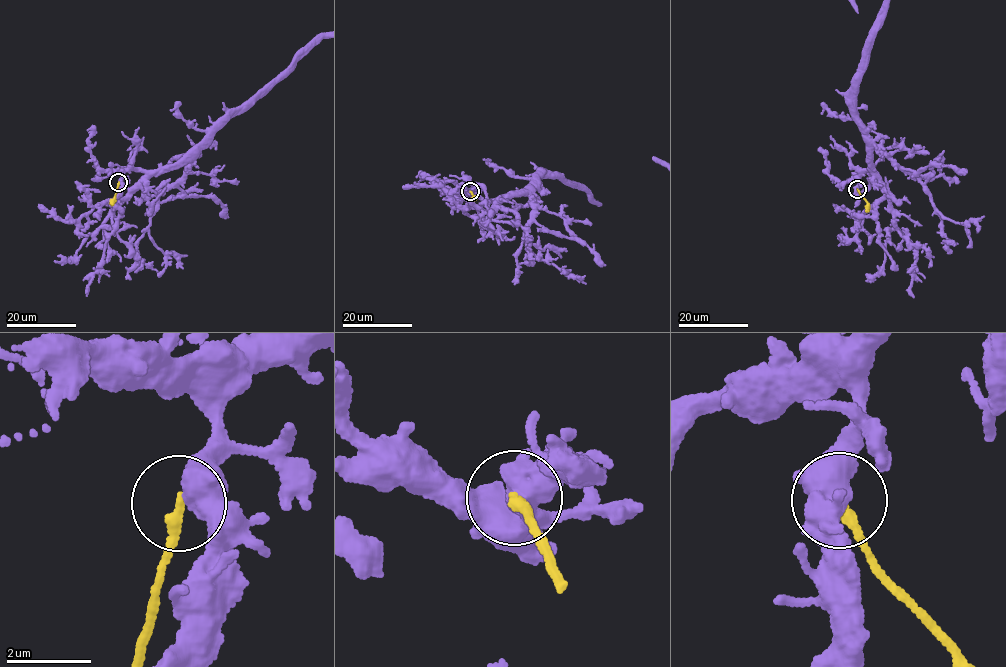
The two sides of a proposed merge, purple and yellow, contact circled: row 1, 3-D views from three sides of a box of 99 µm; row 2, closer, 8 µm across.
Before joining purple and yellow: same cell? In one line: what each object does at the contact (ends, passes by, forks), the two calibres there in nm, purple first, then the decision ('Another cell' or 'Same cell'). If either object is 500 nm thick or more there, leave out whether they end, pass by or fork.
At the ring purple forks. At the ring yellow ends. Thickness 440 nm (purple) against 240 nm. Another cell

